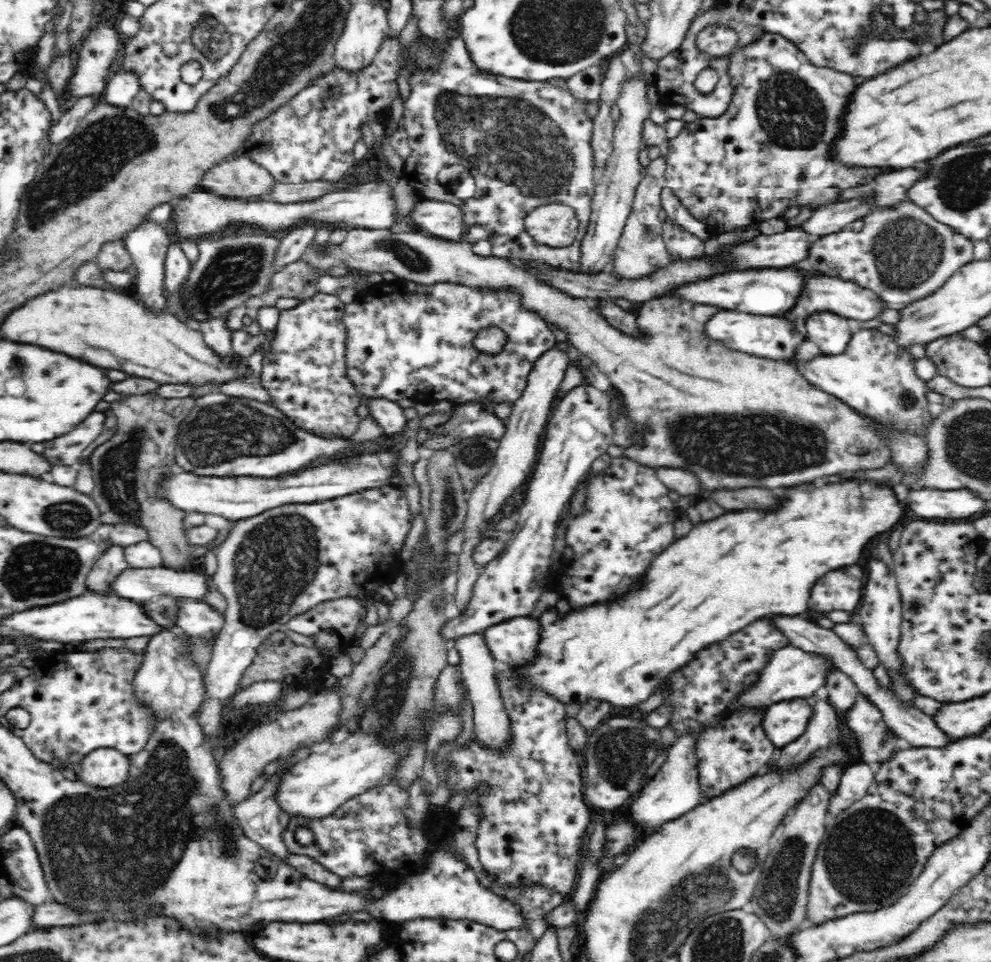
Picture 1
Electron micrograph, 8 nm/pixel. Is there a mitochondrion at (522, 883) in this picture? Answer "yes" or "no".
no

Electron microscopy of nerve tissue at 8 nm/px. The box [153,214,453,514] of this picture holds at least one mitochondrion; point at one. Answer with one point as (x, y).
(214, 435)

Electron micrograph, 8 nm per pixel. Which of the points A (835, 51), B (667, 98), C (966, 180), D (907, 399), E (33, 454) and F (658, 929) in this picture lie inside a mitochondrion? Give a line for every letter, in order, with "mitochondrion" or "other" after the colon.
A: other
B: other
C: mitochondrion
D: mitochondrion
E: other
F: mitochondrion

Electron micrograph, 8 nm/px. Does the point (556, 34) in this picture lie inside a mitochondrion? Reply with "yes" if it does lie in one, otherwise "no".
yes

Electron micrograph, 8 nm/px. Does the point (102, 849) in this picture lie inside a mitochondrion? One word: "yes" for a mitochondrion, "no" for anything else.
yes

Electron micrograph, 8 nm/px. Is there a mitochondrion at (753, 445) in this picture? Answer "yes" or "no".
yes

